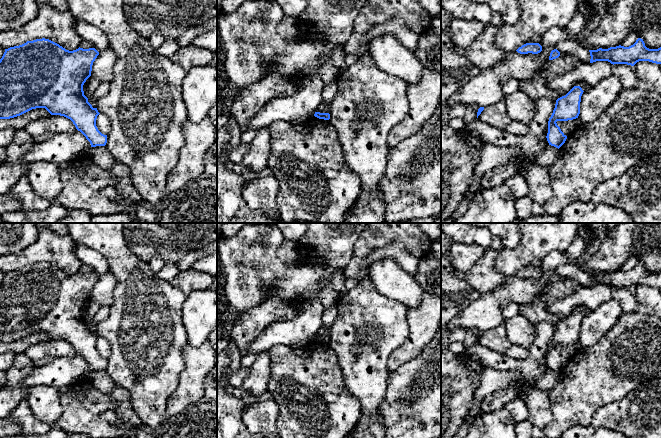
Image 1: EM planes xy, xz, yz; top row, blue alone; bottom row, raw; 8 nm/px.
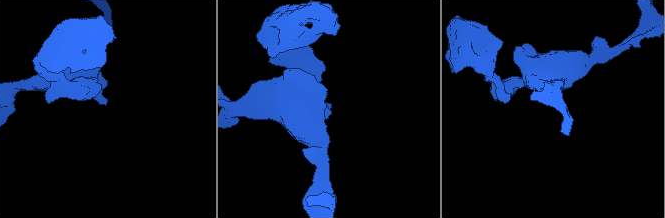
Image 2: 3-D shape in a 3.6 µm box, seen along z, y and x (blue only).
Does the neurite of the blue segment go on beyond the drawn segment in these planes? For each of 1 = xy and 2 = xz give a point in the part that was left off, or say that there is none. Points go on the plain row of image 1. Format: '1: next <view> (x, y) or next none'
1: next none
2: next none

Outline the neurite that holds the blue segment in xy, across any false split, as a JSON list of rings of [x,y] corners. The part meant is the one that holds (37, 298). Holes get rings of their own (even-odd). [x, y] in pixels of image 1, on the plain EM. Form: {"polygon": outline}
{"polygon": [[[45,262],[5,273],[0,283],[0,343],[10,343],[32,333],[45,332],[51,339],[70,343],[91,371],[105,370],[107,359],[102,358],[96,350],[100,337],[88,326],[83,315],[98,279],[95,272],[79,271],[69,275]]]}

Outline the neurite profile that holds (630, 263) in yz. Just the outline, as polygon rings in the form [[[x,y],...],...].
[[[631,256],[621,266],[621,270],[629,271],[629,270],[633,269],[638,262],[639,261],[638,261],[638,259],[635,256]]]

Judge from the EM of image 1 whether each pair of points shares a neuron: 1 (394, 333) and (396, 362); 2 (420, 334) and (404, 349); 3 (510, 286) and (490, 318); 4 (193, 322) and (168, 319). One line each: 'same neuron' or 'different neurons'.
1: different neurons
2: same neuron
3: same neuron
4: different neurons

